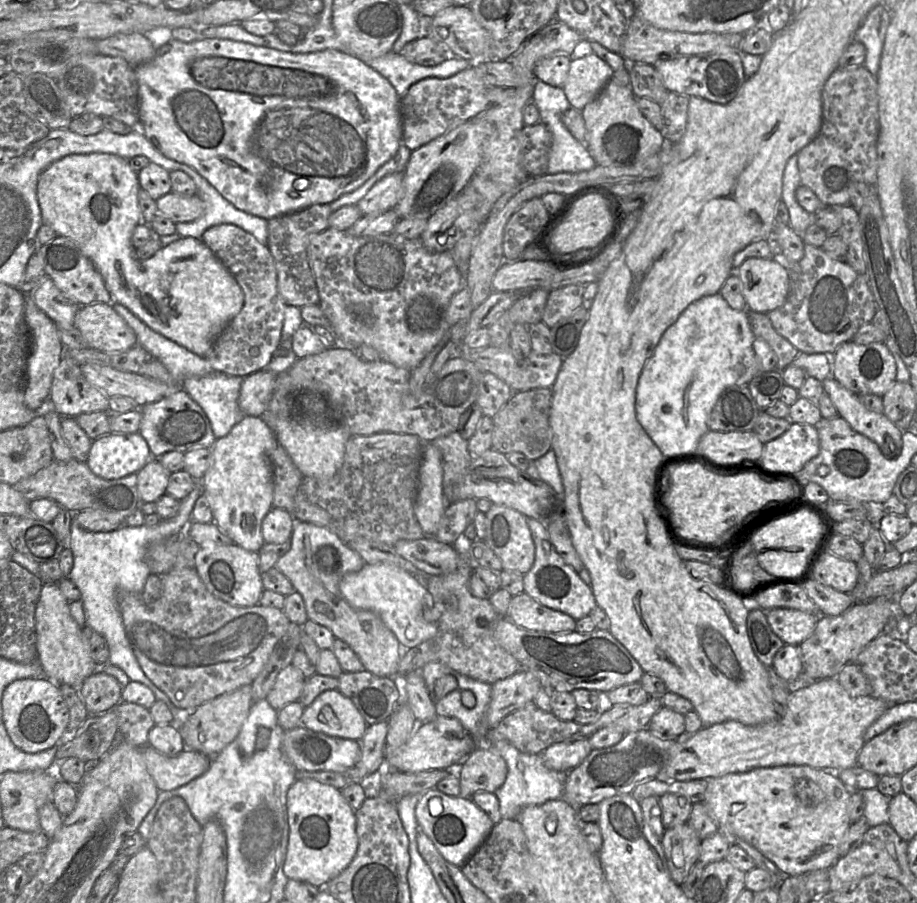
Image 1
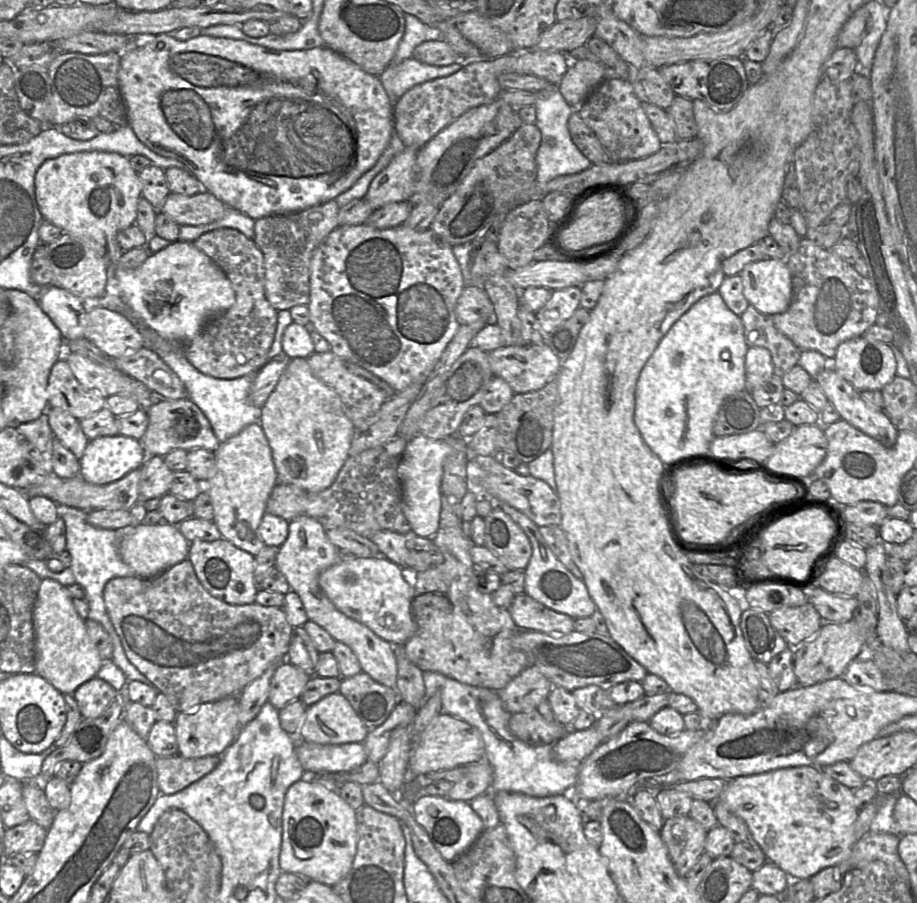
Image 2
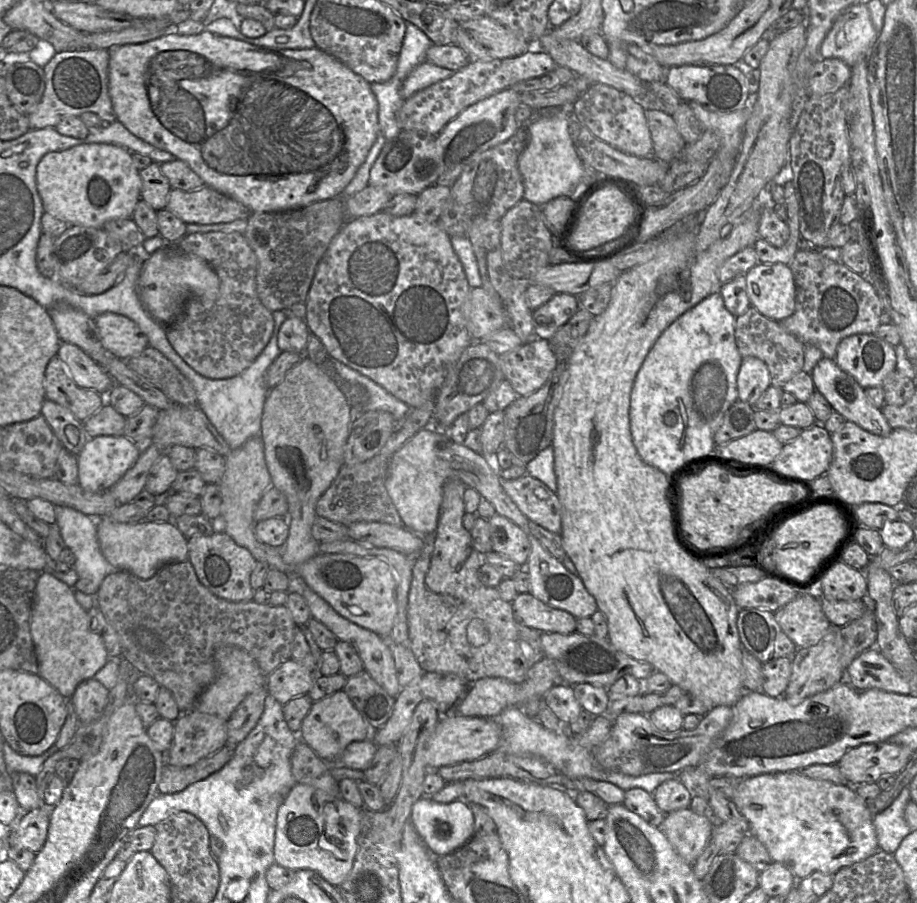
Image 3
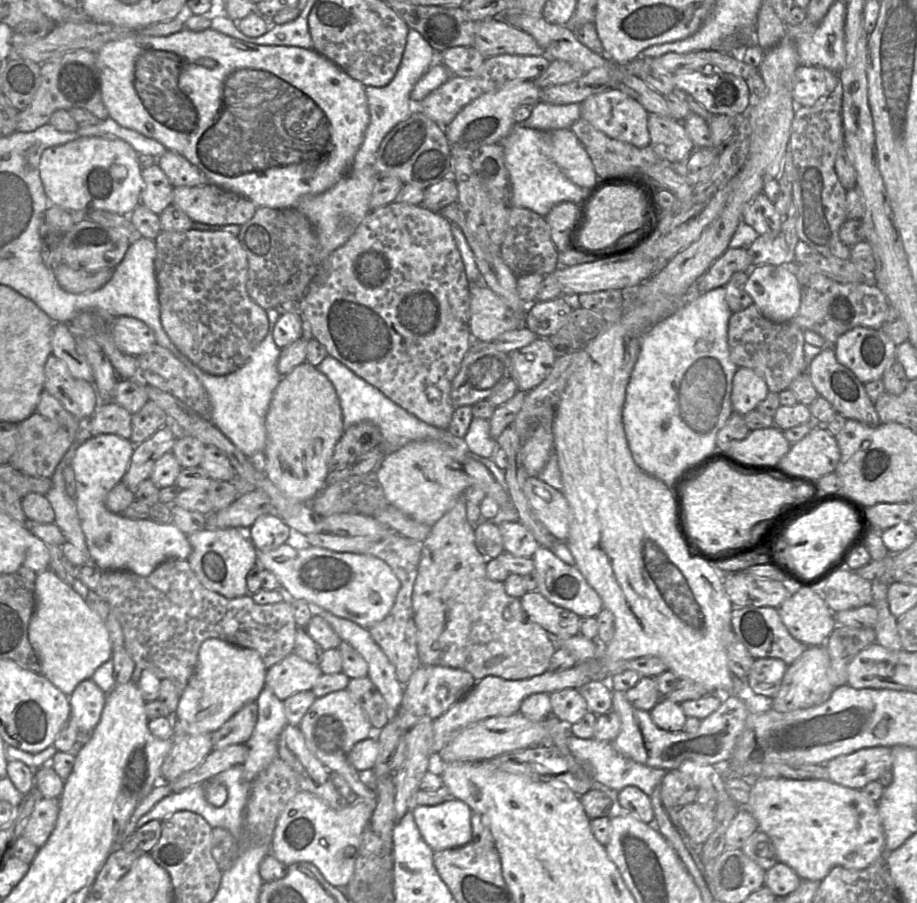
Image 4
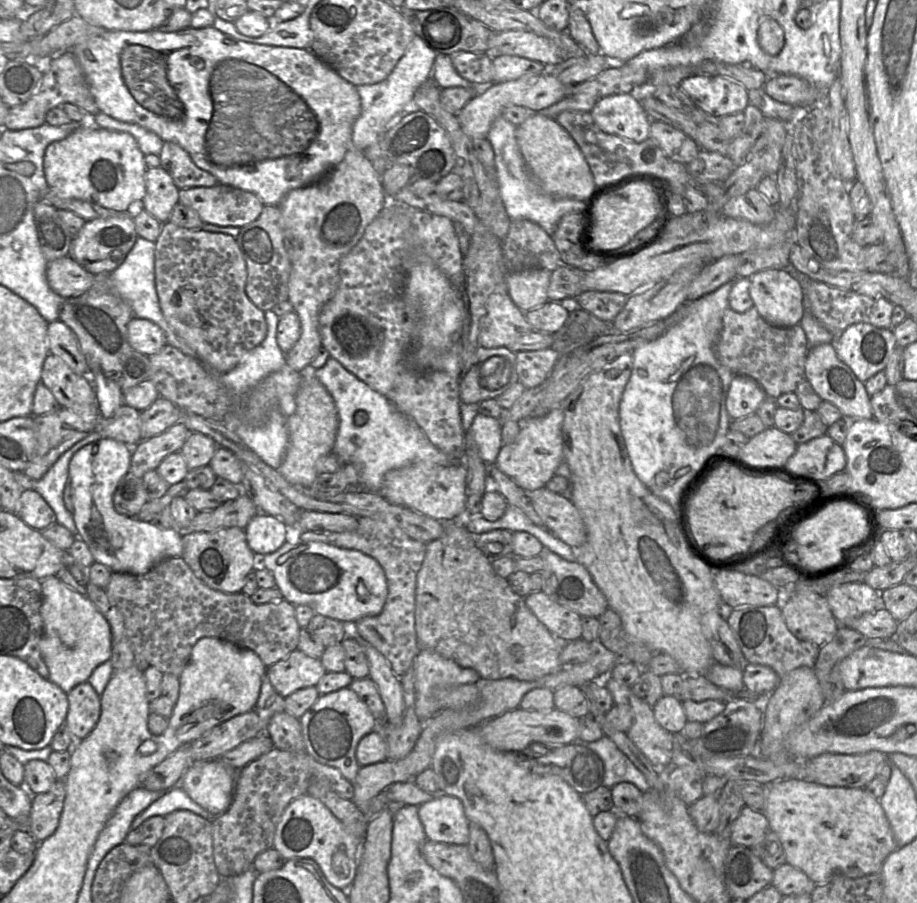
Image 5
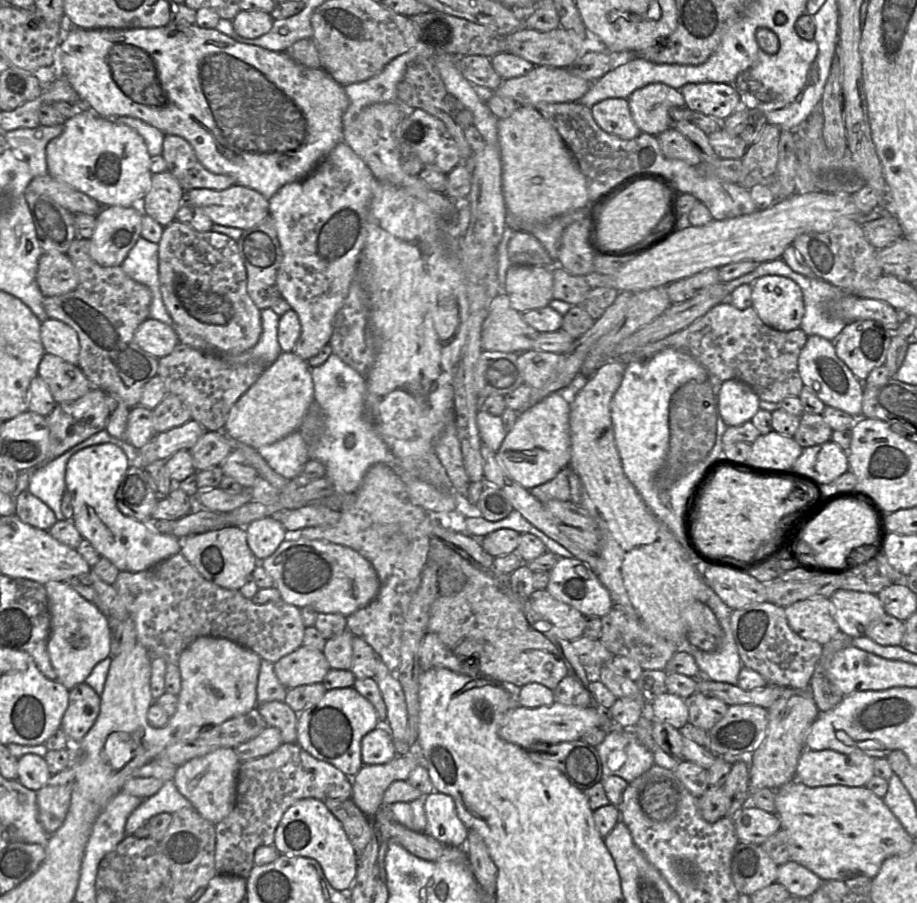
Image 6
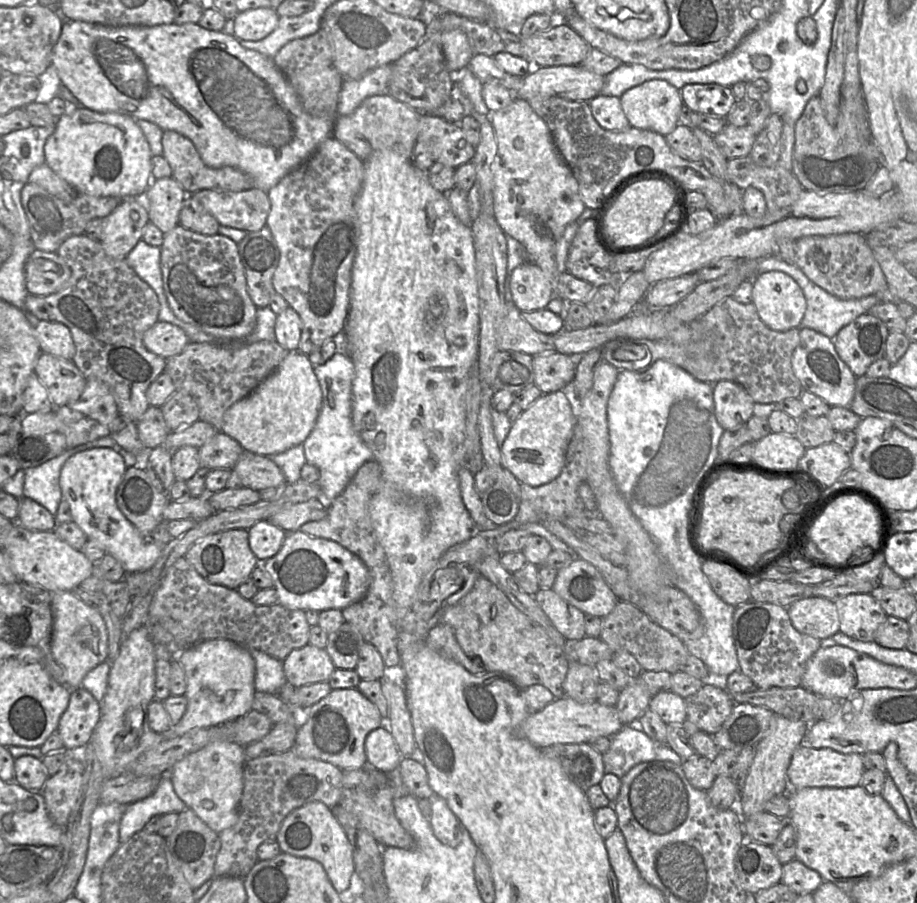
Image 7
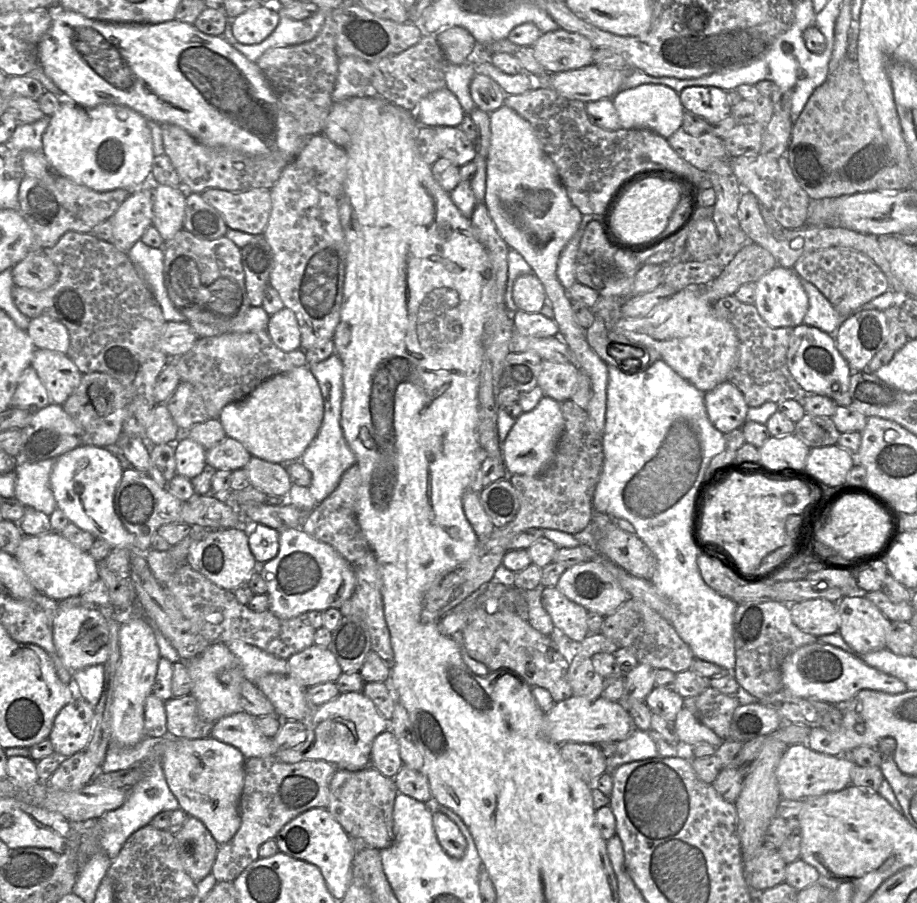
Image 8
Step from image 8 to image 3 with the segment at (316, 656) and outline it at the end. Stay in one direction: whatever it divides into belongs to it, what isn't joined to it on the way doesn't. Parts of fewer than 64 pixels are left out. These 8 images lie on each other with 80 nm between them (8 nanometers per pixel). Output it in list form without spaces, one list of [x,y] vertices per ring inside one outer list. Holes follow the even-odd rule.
[[[292,658],[280,664],[266,679],[266,689],[279,703],[285,705],[291,699],[307,694],[317,673]]]

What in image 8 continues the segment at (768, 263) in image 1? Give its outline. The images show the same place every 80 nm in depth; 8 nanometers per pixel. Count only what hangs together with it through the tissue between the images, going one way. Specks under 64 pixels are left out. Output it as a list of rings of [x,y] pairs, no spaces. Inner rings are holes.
[[[776,266],[755,283],[754,306],[760,317],[772,328],[794,328],[803,324],[808,297],[793,268]]]

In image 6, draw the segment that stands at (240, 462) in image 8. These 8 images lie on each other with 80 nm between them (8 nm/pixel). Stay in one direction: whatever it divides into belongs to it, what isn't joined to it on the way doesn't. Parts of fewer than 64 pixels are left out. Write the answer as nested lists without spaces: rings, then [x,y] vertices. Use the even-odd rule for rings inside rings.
[[[208,431],[189,451],[195,470],[202,471],[219,467],[233,449],[229,444],[229,437],[224,431]]]

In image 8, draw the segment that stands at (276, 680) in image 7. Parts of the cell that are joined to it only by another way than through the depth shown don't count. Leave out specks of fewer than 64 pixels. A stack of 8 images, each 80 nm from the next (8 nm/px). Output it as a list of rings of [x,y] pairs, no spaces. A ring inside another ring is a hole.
[[[231,640],[226,645],[239,659],[245,678],[255,685],[256,681],[264,675],[288,674],[288,664],[285,659],[269,654],[242,640]]]

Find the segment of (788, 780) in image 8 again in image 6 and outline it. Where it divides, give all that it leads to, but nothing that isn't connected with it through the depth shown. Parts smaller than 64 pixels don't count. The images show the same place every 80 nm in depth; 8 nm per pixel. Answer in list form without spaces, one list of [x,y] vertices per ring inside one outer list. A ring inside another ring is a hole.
[[[804,749],[798,760],[795,778],[808,787],[865,786],[874,776],[874,759],[864,753]]]

